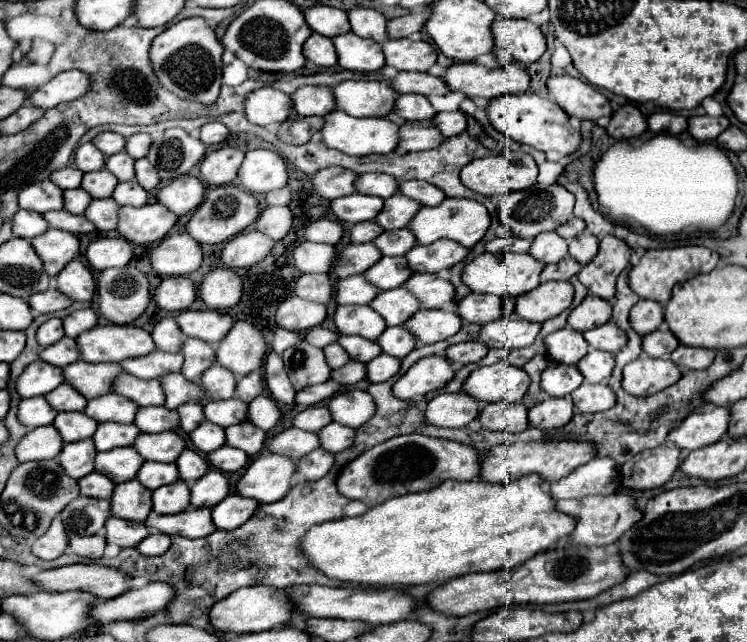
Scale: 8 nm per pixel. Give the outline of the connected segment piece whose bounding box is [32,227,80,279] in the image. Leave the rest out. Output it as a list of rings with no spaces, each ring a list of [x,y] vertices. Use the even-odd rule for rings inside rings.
[[[50,227],[40,237],[34,237],[32,245],[42,259],[46,273],[52,279],[78,255],[78,249],[80,249],[78,237],[74,233],[54,229],[54,227]]]

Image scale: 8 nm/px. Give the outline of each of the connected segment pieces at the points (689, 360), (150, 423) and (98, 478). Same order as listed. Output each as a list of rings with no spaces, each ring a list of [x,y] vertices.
[[[680,345],[672,355],[670,359],[676,361],[676,365],[680,369],[706,369],[712,365],[716,357],[716,351],[712,349],[696,349],[696,347],[690,347],[690,345]]]
[[[140,407],[134,425],[140,429],[176,431],[180,427],[180,415],[178,411],[170,411],[166,407]]]
[[[90,473],[86,477],[82,477],[80,481],[80,493],[86,497],[96,497],[96,499],[110,499],[114,493],[116,483],[100,473]]]

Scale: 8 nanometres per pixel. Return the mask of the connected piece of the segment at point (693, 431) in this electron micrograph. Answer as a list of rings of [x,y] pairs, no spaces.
[[[702,407],[690,413],[676,429],[672,429],[668,441],[682,451],[694,451],[720,441],[720,437],[728,433],[728,421],[728,407]]]

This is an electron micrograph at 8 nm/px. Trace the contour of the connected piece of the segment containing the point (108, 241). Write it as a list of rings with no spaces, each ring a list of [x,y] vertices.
[[[102,237],[88,245],[86,259],[90,267],[98,271],[108,267],[126,267],[132,259],[132,245],[124,237]]]

